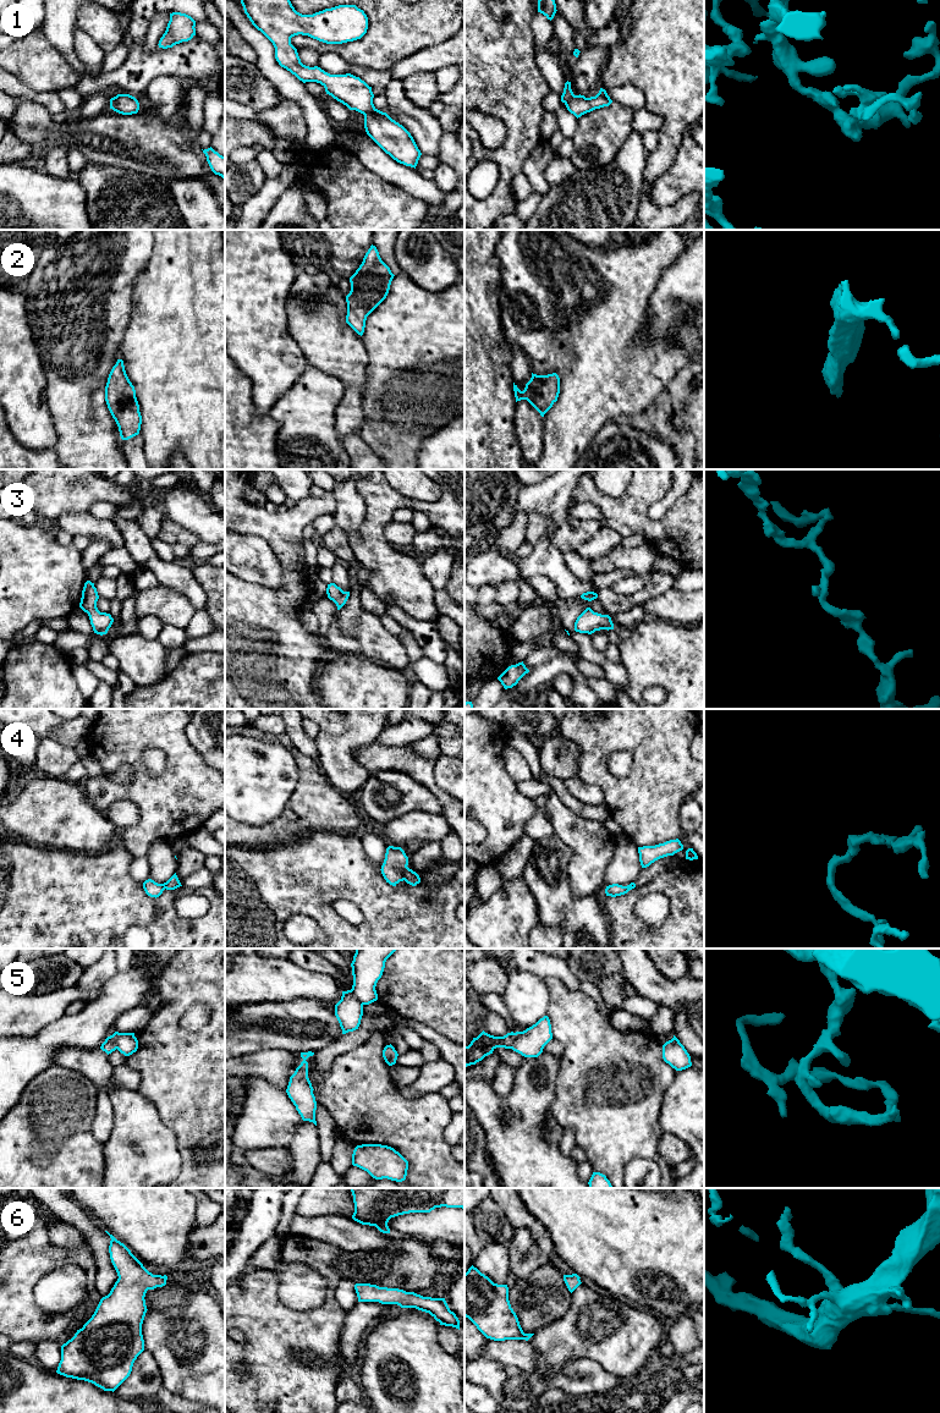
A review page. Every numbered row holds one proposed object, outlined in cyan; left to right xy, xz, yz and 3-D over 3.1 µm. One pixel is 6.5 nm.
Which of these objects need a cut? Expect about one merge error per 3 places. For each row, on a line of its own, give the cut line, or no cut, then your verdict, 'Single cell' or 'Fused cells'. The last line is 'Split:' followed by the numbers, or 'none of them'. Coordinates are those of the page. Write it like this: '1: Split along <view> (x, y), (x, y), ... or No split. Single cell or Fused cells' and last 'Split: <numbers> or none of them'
1: No split. Single cell
2: No split. Single cell
3: No split. Single cell
4: Split along xz (407, 867), (403, 872), (403, 879). Fused cells
5: Split along yz (516, 1033), (511, 1048). Fused cells
6: No split. Single cell
Split: 4, 5

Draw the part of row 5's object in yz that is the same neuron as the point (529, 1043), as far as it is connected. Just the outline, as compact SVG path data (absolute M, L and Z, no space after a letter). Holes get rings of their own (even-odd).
M548 1016L523 1032L516 1032L512 1050L524 1057L538 1057L544 1046L553 1039L551 1024Z

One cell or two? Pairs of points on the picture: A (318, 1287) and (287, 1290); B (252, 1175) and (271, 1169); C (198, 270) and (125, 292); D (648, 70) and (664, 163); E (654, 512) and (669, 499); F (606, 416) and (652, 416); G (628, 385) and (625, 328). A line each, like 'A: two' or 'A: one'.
A: one
B: two
C: two
D: one
E: one
F: two
G: one

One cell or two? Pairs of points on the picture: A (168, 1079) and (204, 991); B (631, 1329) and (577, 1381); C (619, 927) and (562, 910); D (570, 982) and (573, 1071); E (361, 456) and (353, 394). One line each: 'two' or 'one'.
A: one
B: two
C: two
D: two
E: two

